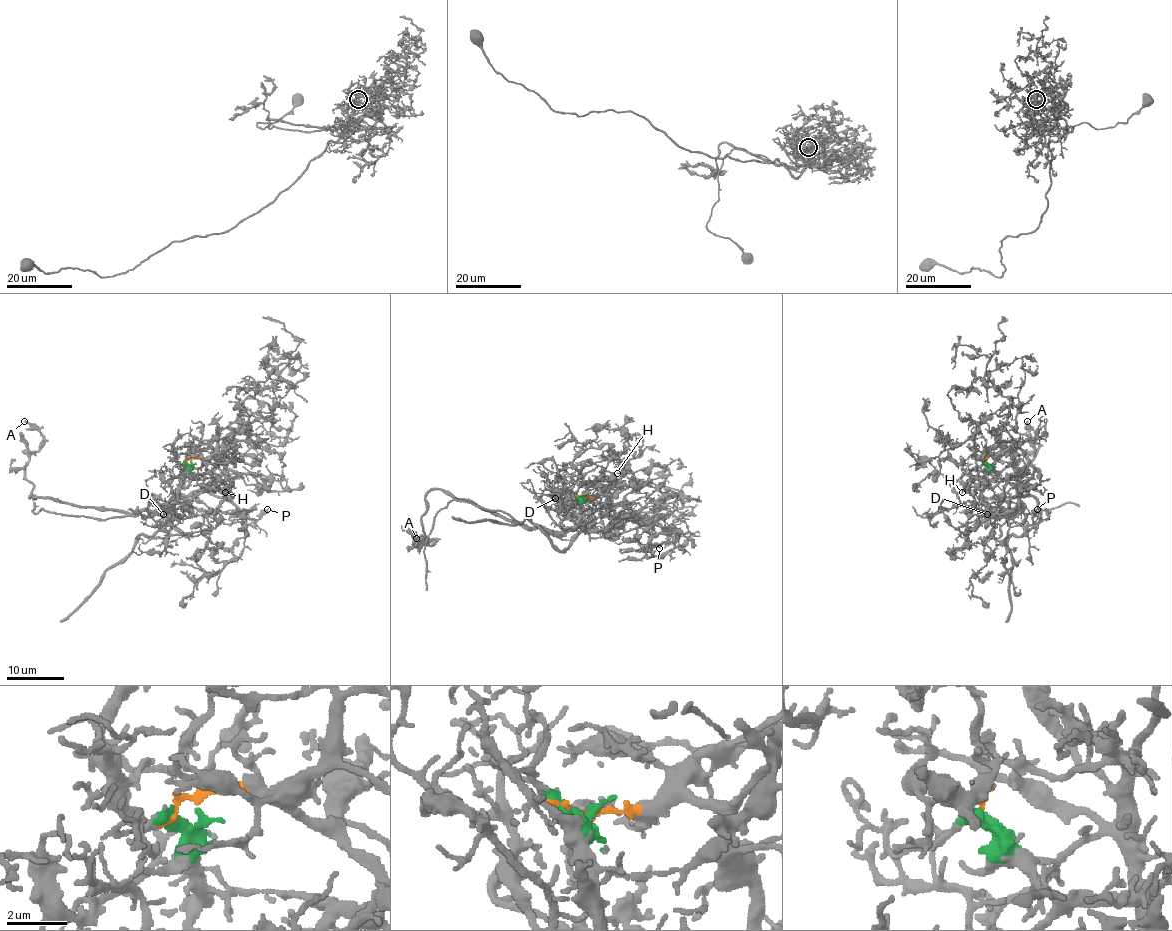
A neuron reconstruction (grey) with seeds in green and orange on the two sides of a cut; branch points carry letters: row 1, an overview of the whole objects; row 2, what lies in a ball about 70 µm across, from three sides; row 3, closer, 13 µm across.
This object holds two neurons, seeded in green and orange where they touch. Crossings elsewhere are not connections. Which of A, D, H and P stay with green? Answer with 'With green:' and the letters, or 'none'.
With green: A, D

